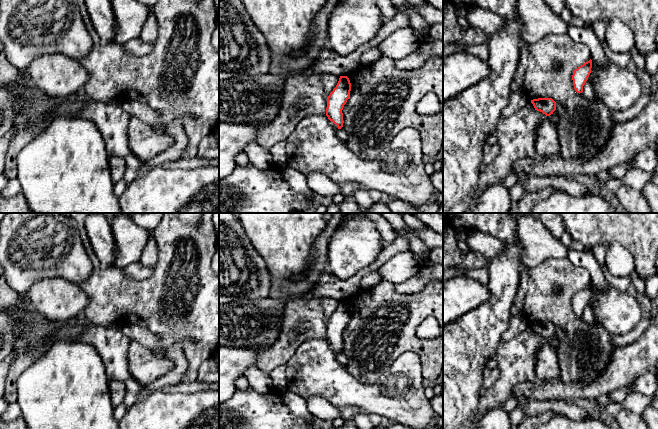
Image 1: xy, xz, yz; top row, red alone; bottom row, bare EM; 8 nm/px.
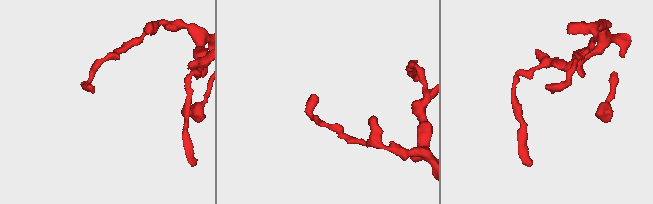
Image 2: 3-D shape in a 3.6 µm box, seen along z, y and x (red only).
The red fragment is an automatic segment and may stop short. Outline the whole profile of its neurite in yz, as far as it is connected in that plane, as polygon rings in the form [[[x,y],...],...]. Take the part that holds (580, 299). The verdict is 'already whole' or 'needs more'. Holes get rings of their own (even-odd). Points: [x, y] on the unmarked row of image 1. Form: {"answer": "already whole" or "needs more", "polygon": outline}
{"answer": "already whole", "polygon": [[[592,284],[585,286],[583,289],[579,290],[574,294],[572,299],[574,313],[577,317],[583,316],[583,310],[585,309],[588,301],[591,297]]]}

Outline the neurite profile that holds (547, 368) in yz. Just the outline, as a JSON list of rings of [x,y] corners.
[[[544,343],[537,352],[535,365],[536,380],[554,381],[559,379],[560,366],[557,352],[551,343]]]

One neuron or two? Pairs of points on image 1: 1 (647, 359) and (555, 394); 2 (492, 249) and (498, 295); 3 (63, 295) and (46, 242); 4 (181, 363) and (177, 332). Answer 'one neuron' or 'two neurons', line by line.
1: one neuron
2: two neurons
3: two neurons
4: two neurons

